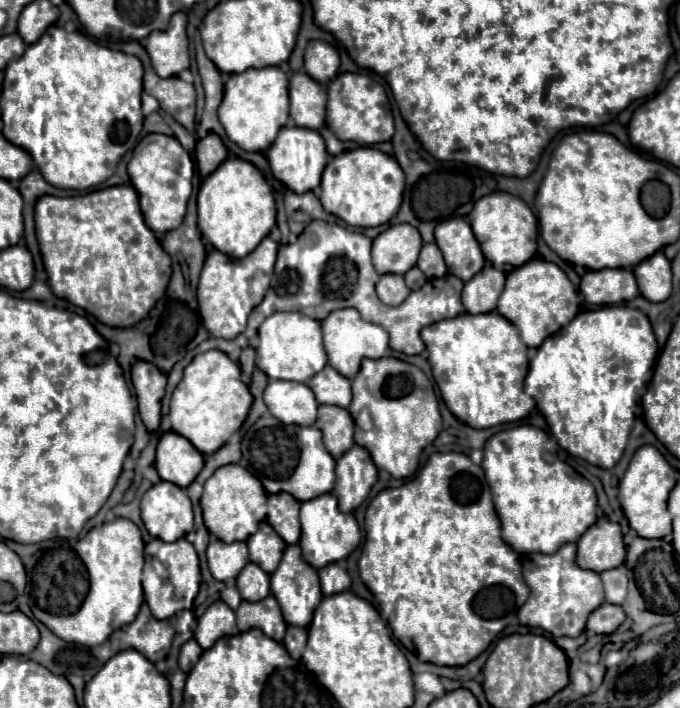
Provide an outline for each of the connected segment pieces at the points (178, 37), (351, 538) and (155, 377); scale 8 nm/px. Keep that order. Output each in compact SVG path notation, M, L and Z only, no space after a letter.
M180 11L172 15L168 27L164 31L154 31L146 39L146 51L150 55L154 71L160 77L172 77L180 71L188 69L188 35L186 35L186 15Z
M332 493L318 495L318 497L302 503L300 523L302 523L302 537L300 537L302 557L316 569L348 557L358 547L360 537L362 537L354 515L338 511L338 499Z
M136 361L132 367L132 383L138 399L138 413L148 431L156 431L160 425L160 401L166 389L166 375L154 367L154 363Z

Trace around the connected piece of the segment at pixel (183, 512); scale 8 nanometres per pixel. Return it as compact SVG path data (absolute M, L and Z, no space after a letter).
M160 481L152 485L140 501L142 521L152 537L174 541L194 527L192 503L182 487Z

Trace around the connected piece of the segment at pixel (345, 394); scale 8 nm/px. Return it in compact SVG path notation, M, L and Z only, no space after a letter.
M326 365L318 375L308 381L308 387L314 391L316 401L322 405L338 405L348 407L352 399L350 379L340 375L336 369Z

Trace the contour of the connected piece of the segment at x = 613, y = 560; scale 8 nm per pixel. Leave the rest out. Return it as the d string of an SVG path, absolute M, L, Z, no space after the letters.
M598 519L582 539L578 539L578 565L590 571L620 567L626 557L626 545L618 523Z

